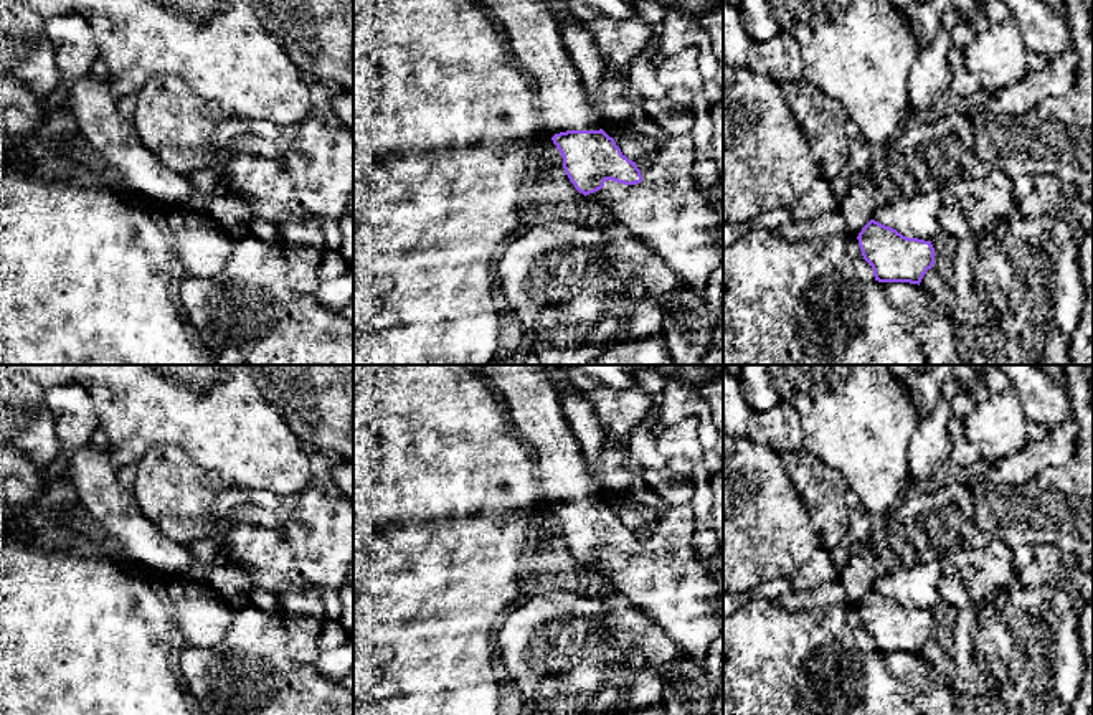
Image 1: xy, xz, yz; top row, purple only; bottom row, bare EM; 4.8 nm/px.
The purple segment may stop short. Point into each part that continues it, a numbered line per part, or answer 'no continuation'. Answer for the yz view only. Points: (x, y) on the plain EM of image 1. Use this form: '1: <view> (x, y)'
1: yz (862, 638)

